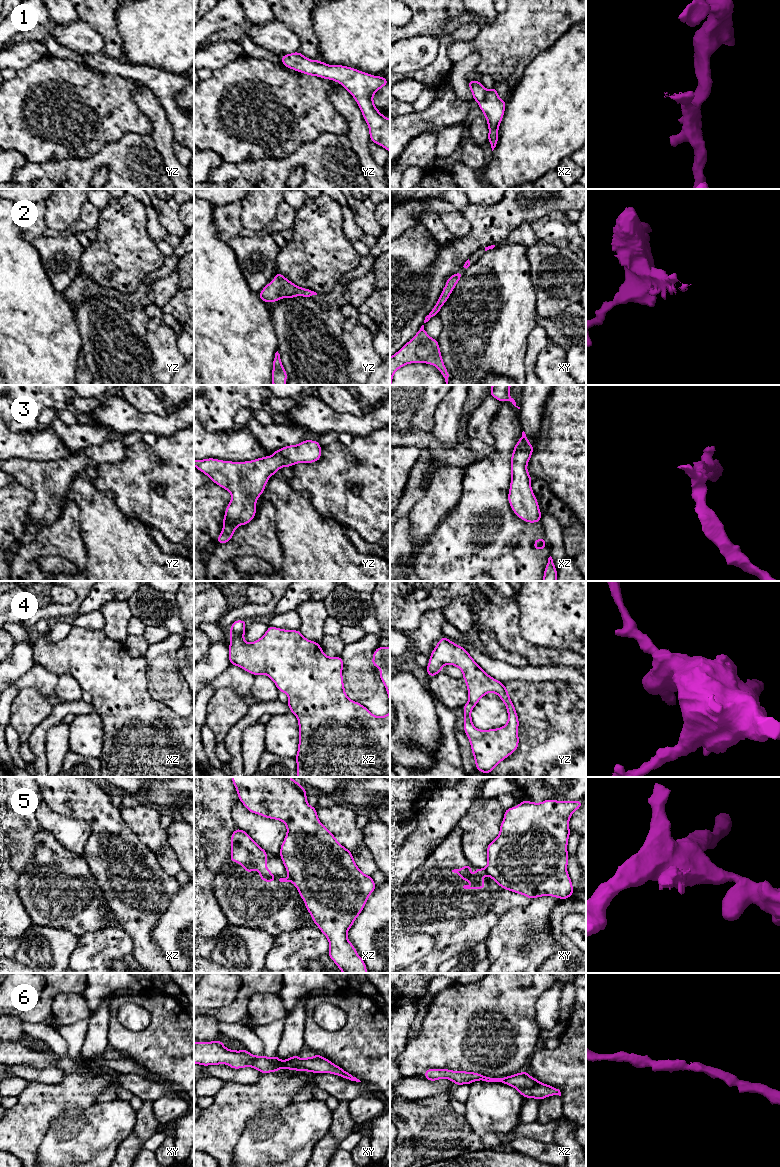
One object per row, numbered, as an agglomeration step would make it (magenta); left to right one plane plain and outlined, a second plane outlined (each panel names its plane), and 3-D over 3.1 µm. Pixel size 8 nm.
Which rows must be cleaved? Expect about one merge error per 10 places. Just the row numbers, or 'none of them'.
5

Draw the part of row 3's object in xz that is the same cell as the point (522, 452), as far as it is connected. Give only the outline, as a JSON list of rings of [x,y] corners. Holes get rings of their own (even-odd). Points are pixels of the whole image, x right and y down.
[[[525,432],[515,445],[511,457],[511,483],[508,501],[513,512],[523,521],[535,523],[541,521],[538,501],[532,491],[532,478],[528,473],[527,464],[533,453],[534,446],[529,443]]]

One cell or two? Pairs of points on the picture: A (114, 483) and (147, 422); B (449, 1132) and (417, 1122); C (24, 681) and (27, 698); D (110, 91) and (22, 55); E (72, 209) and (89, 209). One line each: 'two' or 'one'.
A: two
B: one
C: two
D: two
E: two

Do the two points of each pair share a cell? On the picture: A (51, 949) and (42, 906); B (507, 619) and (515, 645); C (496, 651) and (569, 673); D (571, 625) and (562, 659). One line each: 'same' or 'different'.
A: different
B: same
C: different
D: different

